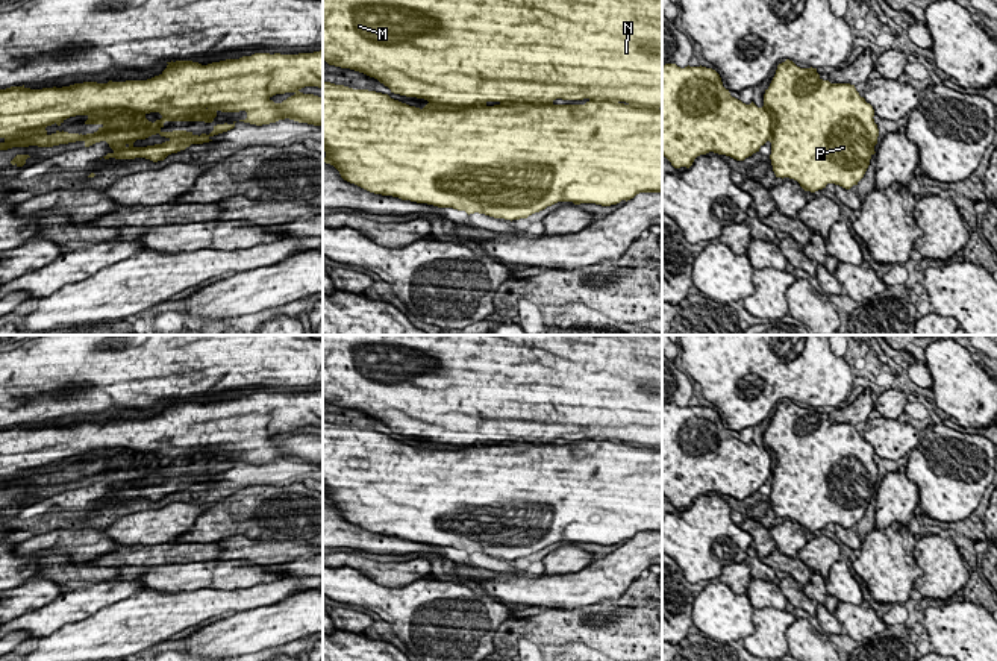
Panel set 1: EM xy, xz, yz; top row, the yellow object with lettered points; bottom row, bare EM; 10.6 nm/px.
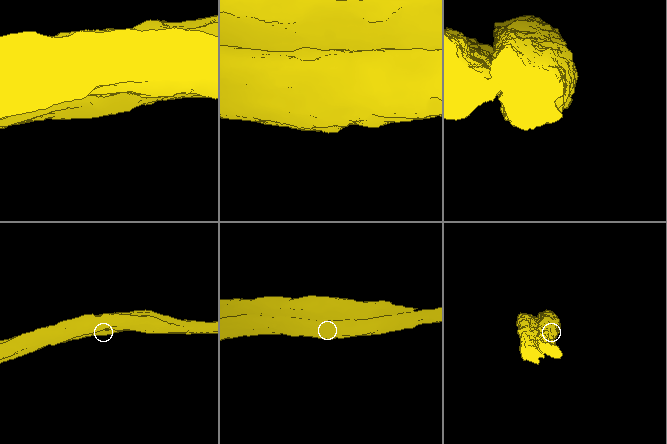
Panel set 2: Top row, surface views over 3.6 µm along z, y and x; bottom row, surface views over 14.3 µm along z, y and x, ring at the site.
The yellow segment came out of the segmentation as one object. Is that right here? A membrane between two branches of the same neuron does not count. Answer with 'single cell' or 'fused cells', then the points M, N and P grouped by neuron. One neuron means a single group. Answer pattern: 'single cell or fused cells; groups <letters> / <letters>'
fused cells; groups M N / P

